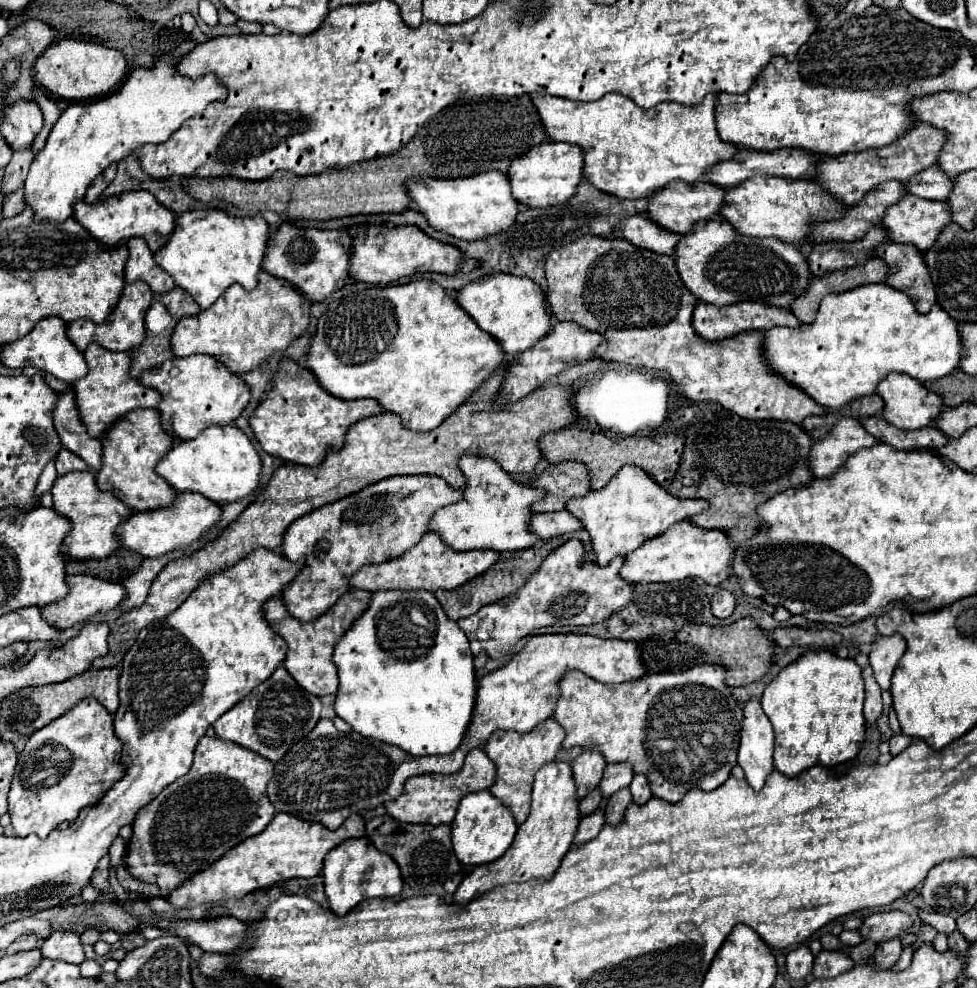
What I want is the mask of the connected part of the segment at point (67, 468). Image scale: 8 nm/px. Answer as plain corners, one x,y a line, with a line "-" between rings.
65,448
57,456
57,474
59,476
63,476
67,472
75,472
75,470
87,470
87,468
89,466
77,454
73,454
73,452
65,450

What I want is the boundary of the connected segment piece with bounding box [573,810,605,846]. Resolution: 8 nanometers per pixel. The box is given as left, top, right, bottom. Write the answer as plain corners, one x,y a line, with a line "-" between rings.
603,810
593,812
591,816
581,818
579,828
577,828
577,832
575,832
575,838
573,838
573,846
579,846
579,844
585,844
585,842
593,840
593,838
599,834
599,830
603,828
603,824
605,824
605,820
603,820

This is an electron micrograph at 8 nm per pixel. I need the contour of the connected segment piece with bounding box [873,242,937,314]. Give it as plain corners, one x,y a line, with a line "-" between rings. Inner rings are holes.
883,242
873,256
879,256
889,266
887,284
905,292
917,312
927,314
937,304
937,292
933,280
929,280
929,268
925,268
923,254
913,244

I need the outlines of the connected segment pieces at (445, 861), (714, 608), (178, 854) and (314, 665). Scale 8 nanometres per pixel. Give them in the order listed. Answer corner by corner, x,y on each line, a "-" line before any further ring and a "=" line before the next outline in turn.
389,814
377,816
365,824
367,838
373,846
389,854
401,868
405,884
417,894
437,894
447,878
461,872
461,862
457,860
451,846
451,826
449,824
405,824
=
717,590
717,594
711,598
711,612
717,618
727,618
735,610
735,596
729,590
=
203,736
195,748
195,760
191,770
173,784
169,784
149,806
139,810
133,822
133,838
127,844
125,856
129,874
145,884
157,884
159,890
169,898
169,894
181,884
185,884
185,880
193,878
205,866
217,862
243,840
263,832
263,828
273,820
275,808
265,792
269,776
273,776
271,760
265,760
233,742
=
353,588
353,592
347,592
329,612
325,612
321,618
317,618
315,622
301,622
297,618
293,618
289,614
289,610
285,608
285,602
281,596
271,598
265,604
265,618
269,620
271,628
287,642
289,650
287,650
287,658
283,662
283,666
287,668
287,672
297,680
297,684
301,684
301,688
305,688
309,694
315,696
329,696
329,694
337,694
337,686
339,686
339,676
337,676
337,666
333,664
333,648
339,642
339,638
343,636
343,632
347,632
347,628
351,628
351,624
363,616
363,612
369,608
371,598
367,590
357,590

